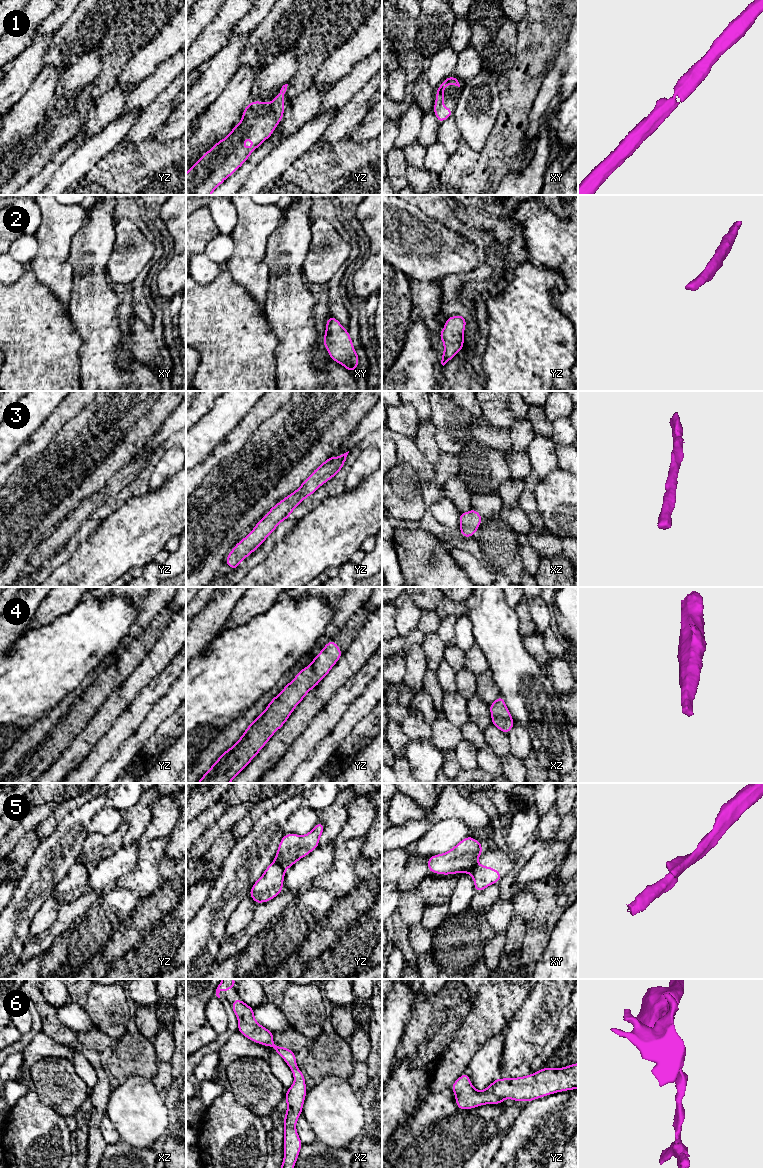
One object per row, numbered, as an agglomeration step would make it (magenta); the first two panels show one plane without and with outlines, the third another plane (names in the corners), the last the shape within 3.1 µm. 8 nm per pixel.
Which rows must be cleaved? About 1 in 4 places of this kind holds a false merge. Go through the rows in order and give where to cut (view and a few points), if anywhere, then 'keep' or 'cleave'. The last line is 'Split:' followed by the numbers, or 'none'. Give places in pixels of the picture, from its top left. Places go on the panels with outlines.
1: no cut; keep
2: no cut; keep
3: no cut; keep
4: no cut; keep
5: cut in yz along (274, 859), (285, 869); cleave
6: no cut; keep
Split: 5

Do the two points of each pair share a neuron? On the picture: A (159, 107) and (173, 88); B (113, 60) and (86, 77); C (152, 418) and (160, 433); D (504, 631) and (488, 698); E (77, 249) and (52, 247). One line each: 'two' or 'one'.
A: one
B: two
C: two
D: two
E: two

